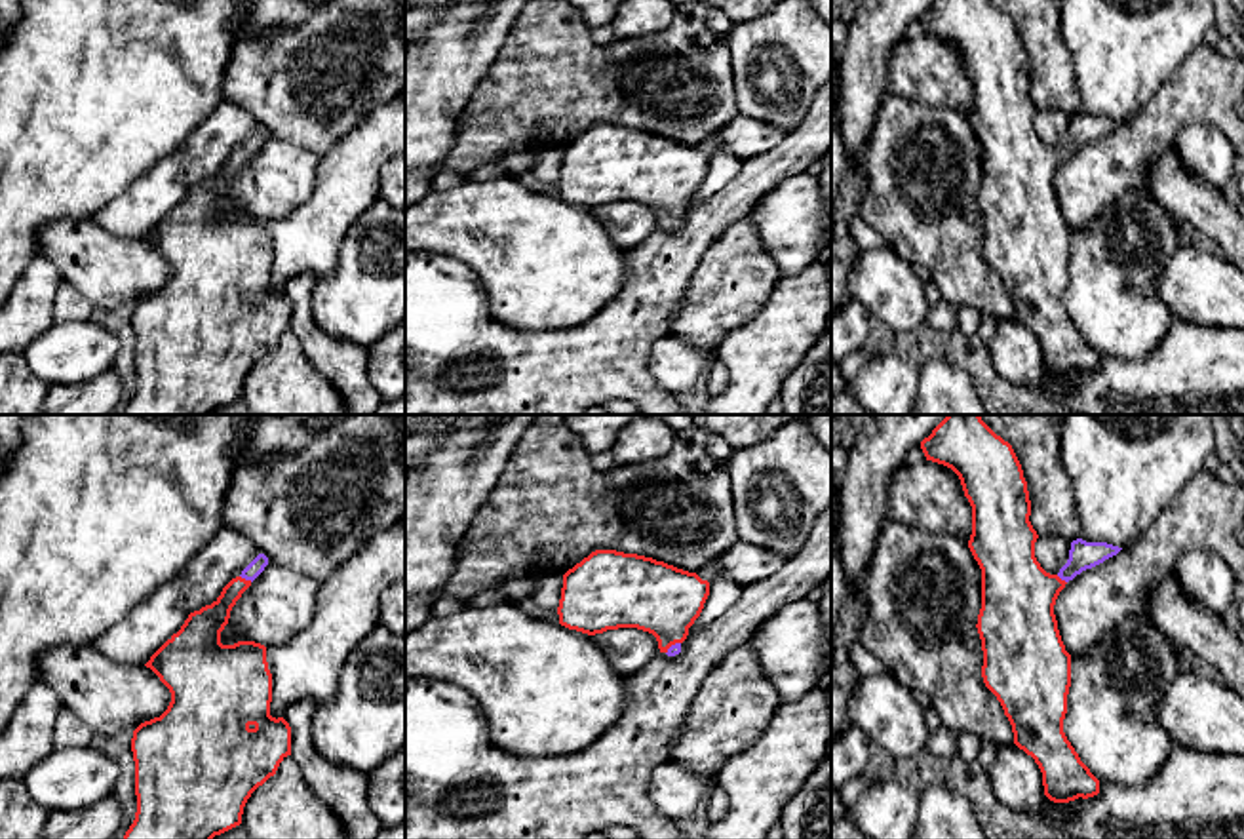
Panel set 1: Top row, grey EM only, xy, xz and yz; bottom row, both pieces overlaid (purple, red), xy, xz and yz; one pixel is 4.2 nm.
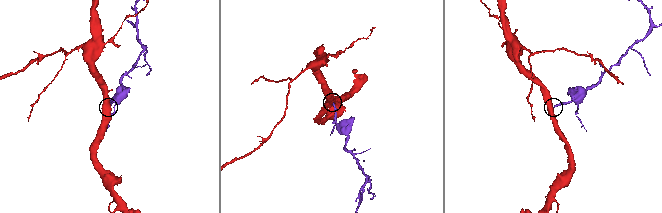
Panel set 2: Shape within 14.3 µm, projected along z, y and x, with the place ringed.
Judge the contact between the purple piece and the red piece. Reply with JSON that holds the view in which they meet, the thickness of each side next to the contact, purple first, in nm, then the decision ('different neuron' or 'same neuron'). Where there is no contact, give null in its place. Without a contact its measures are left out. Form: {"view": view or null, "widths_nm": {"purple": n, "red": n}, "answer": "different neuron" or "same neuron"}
{"view": "xy", "widths_nm": {"purple": 70, "red": 140}, "answer": "same neuron"}

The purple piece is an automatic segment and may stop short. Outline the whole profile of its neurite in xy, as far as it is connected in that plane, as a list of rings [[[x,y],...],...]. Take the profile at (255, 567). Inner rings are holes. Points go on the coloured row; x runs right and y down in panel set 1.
[[[259,554],[211,605],[190,613],[181,630],[145,664],[169,689],[171,702],[160,717],[145,721],[133,731],[137,812],[124,839],[213,839],[242,824],[251,793],[274,776],[280,763],[291,755],[289,723],[270,715],[272,673],[266,647],[255,641],[221,643],[221,632],[228,624],[232,607],[266,565],[268,557]]]

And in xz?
[[[595,550],[563,575],[557,615],[561,626],[588,635],[618,628],[649,632],[656,637],[660,653],[675,656],[708,595],[709,582],[696,573],[637,554]]]

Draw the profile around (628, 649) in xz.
[[[637,628],[607,630],[592,635],[592,641],[607,654],[612,668],[624,677],[630,677],[660,654],[656,637]]]

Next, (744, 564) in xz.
[[[738,540],[721,556],[721,576],[749,586],[776,573],[786,563],[782,554]]]

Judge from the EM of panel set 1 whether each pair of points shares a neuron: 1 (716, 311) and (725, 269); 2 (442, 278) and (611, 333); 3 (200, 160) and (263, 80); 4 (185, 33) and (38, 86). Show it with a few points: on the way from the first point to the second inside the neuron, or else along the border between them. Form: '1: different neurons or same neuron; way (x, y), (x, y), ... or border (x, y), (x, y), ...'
1: same neuron; way (718, 301), (725, 292), (725, 278)
2: same neuron; way (478, 322), (505, 349), (567, 349)
3: different neurons; border (227, 97), (263, 126)
4: same neuron; way (149, 33), (143, 33), (90, 86), (75, 86)

